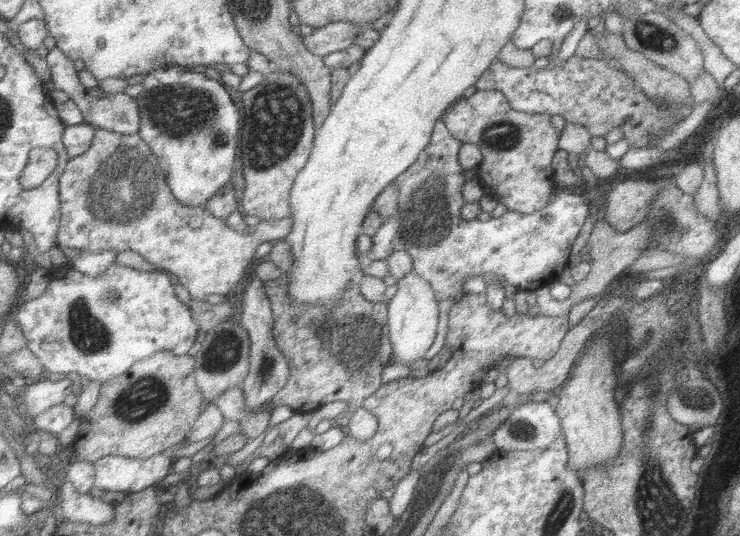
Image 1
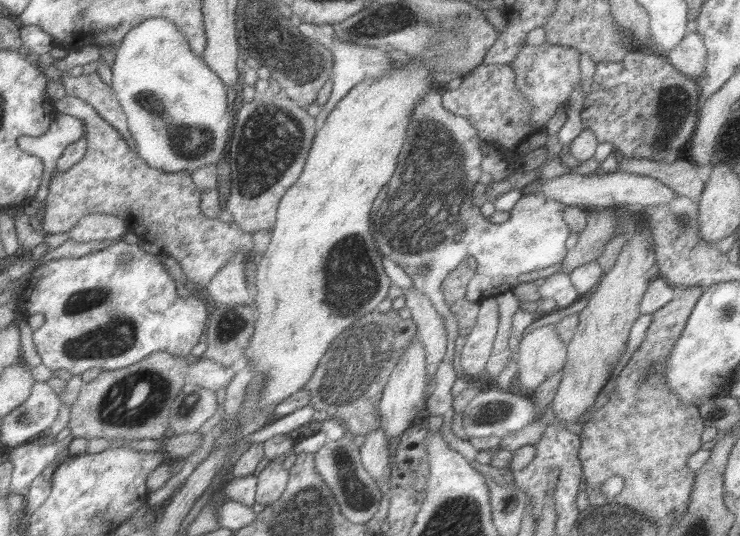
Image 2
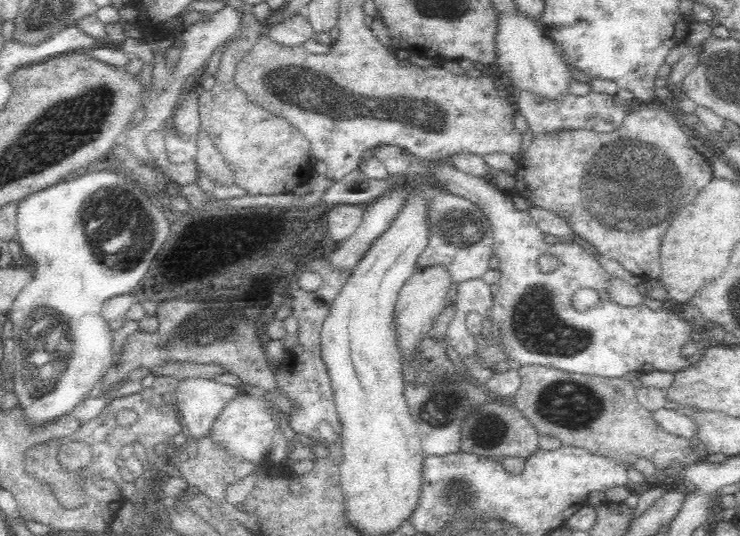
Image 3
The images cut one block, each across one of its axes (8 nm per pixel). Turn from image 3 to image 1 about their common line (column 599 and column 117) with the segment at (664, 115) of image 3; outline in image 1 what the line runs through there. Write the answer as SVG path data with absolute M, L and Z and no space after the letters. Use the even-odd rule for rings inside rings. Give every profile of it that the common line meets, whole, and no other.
M97 130L97 138L93 140L93 146L89 152L73 158L69 162L69 168L65 170L65 176L61 178L61 202L63 202L63 222L61 222L61 232L59 232L59 250L63 248L75 248L79 252L93 252L93 254L99 254L99 252L107 252L107 250L113 250L117 254L125 252L125 250L133 250L133 252L139 252L147 262L151 262L157 270L163 270L167 274L171 274L181 286L185 286L191 294L191 298L199 298L199 300L207 300L207 296L211 294L223 294L227 300L233 298L237 294L237 290L241 288L241 282L243 278L247 276L247 268L255 262L255 252L261 244L273 244L273 242L279 242L279 240L287 240L293 232L293 218L285 218L281 222L277 220L271 220L271 222L261 222L259 226L255 228L249 228L247 226L247 232L235 232L233 228L229 228L229 224L217 216L213 216L207 206L205 208L193 208L193 206L185 206L177 200L177 196L173 194L173 188L169 188L169 178L165 174L165 170L161 168L161 162L157 158L157 154L153 154L153 148L149 146L149 142L145 138L141 138L141 132L135 134L135 136L127 136L127 134L119 134L115 130Z

